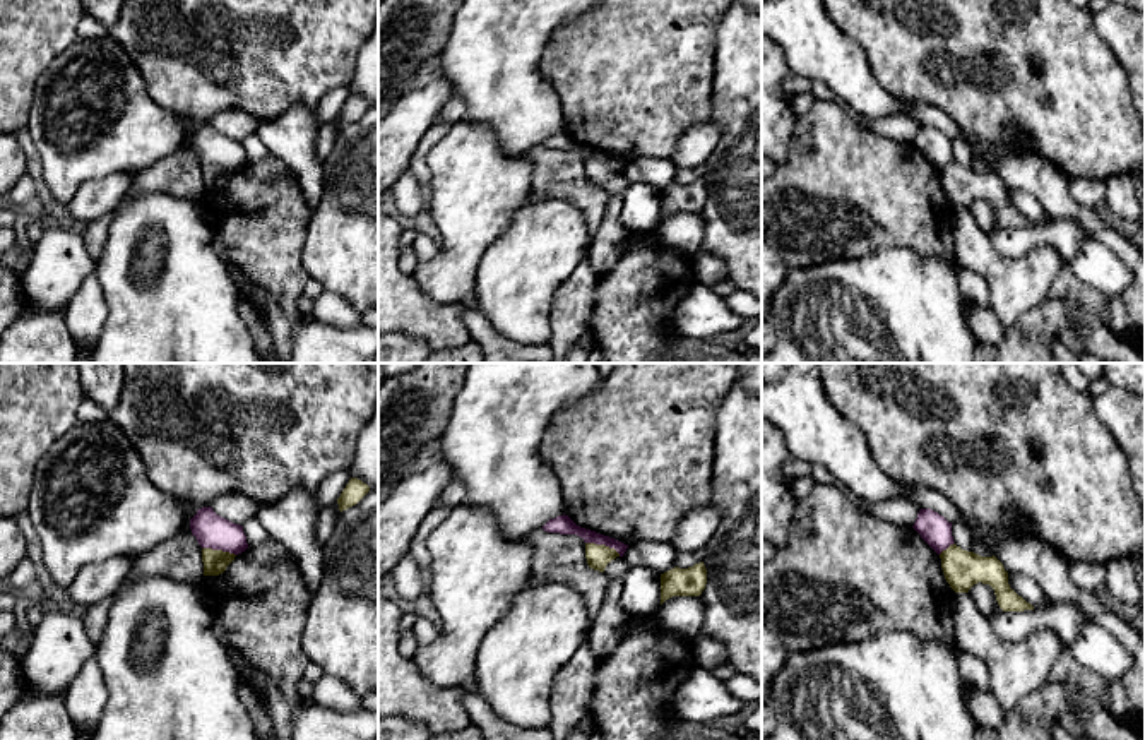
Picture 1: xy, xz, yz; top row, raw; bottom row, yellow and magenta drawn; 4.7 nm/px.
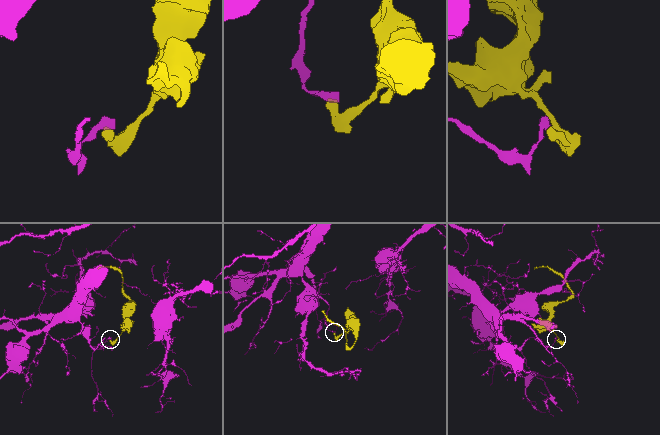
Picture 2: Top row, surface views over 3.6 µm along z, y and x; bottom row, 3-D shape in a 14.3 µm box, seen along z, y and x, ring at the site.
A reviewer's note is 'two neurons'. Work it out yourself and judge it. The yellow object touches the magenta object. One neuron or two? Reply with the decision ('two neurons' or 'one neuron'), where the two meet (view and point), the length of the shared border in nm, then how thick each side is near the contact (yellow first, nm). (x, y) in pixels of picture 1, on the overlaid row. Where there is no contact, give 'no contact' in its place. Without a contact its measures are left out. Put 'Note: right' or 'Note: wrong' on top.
Note: right
two neurons; contact xz (603, 545); length 180 nm; calibres 110 and 90 nm

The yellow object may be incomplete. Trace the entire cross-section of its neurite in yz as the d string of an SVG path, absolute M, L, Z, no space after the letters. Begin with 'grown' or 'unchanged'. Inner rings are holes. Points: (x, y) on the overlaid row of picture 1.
unchanged; M953 543L940 553L940 558L945 579L955 593L969 593L974 584L982 582L994 589L1003 612L1034 610L1010 588L1008 572L994 555L981 557Z

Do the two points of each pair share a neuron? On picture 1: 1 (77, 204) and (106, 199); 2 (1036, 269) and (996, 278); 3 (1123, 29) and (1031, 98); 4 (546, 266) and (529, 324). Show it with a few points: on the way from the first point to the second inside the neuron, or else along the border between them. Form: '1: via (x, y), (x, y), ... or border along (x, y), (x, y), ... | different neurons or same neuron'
1: via (84, 204), (100, 199) | same neuron
2: via (1026, 278), (1007, 278) | same neuron
3: border along (1092, 17), (1094, 29), (1127, 72) | different neurons
4: via (533, 280), (529, 283), (529, 310) | same neuron

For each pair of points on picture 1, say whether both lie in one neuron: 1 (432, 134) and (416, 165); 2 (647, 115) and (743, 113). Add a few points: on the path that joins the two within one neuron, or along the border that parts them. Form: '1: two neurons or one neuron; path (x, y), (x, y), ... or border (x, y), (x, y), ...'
1: one neuron; path (428, 141), (418, 158)
2: two neurons; border (714, 74), (709, 117)

